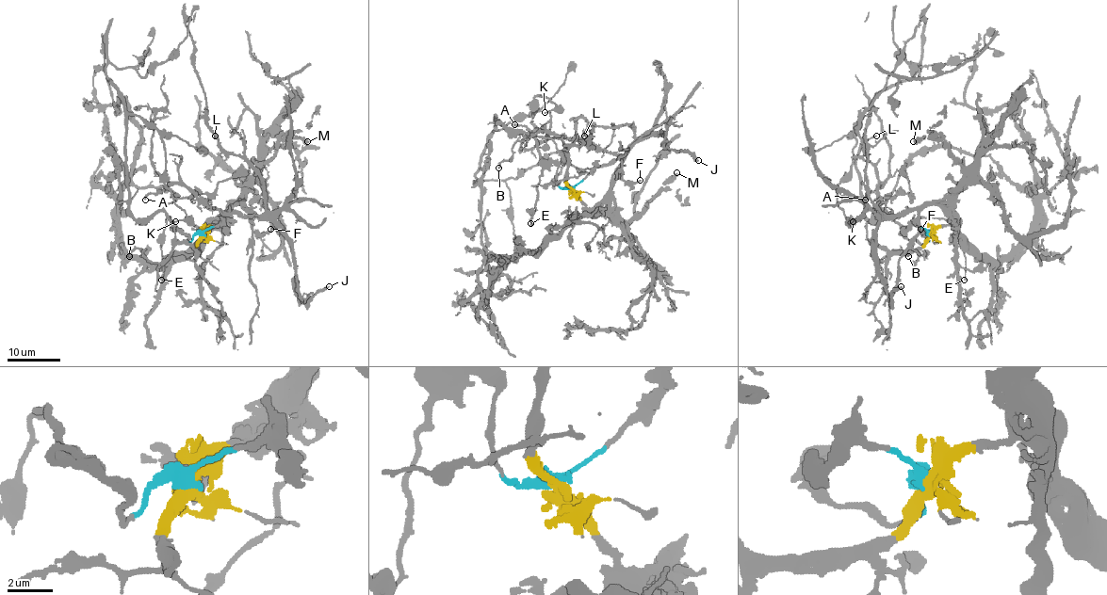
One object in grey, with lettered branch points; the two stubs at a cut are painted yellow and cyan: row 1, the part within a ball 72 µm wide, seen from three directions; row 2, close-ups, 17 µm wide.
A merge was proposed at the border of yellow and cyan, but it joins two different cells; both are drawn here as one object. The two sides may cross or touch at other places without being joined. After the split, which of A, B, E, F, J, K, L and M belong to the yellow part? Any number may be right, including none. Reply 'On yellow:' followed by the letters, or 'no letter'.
On yellow: A, B, F, J, L, M

